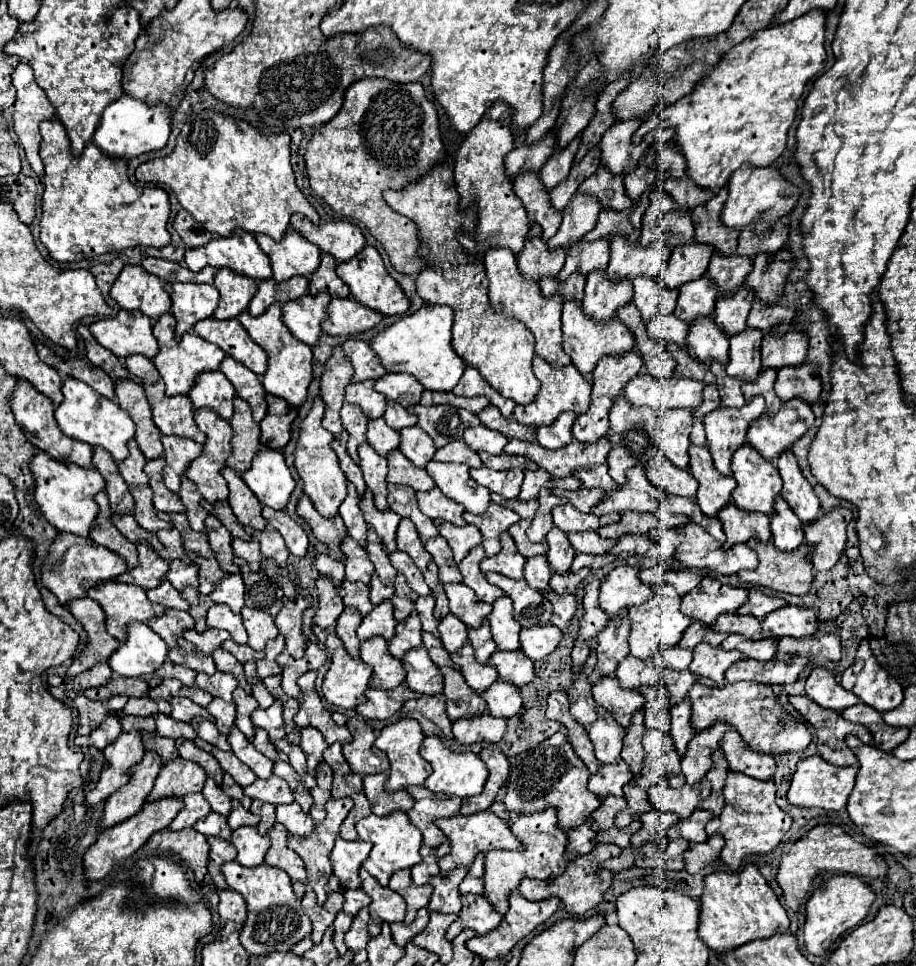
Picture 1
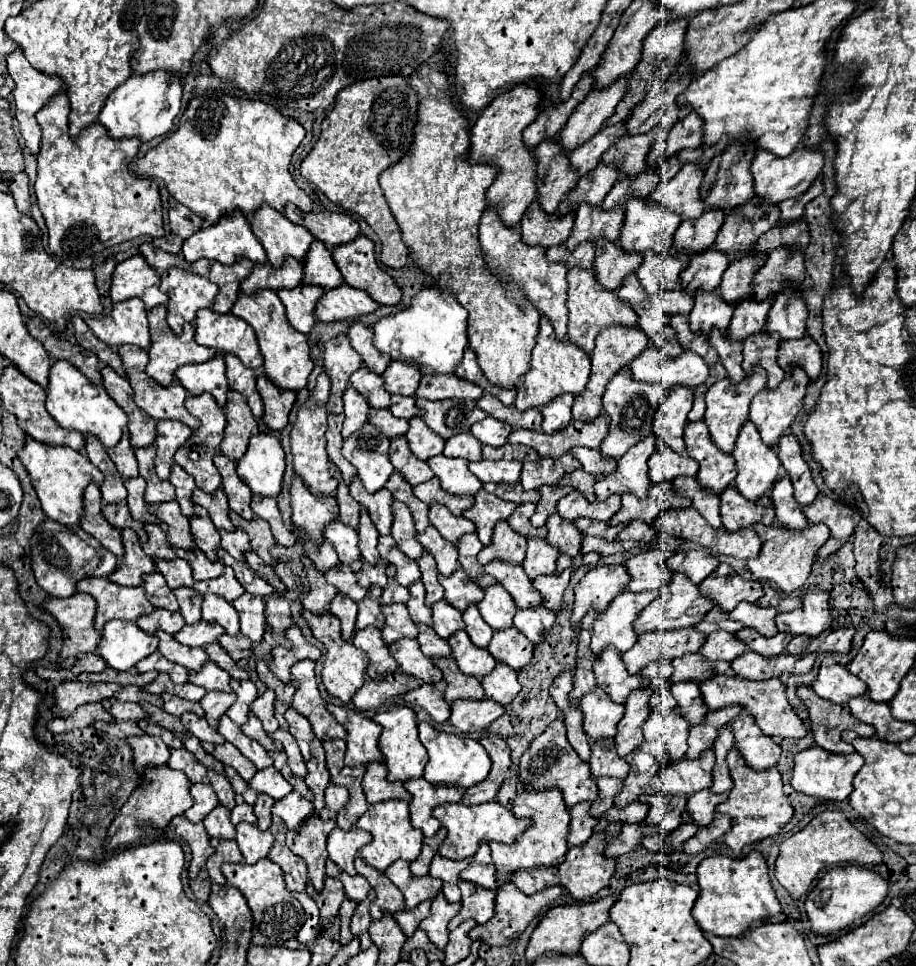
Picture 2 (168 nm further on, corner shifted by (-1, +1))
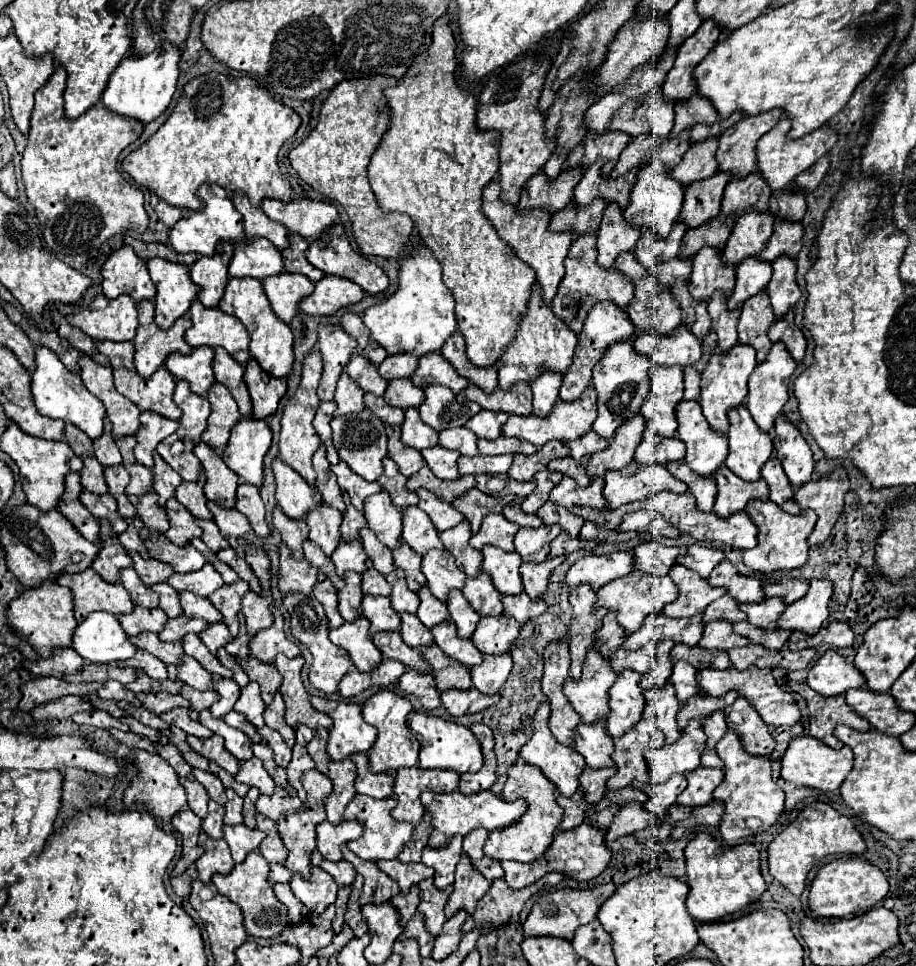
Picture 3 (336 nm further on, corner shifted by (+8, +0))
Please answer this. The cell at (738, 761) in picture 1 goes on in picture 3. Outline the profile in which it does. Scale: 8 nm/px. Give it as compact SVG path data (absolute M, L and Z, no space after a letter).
M738 698L732 706L724 708L726 724L734 730L748 754L754 756L770 756L776 742L770 734L770 728L762 722L760 714L752 708L746 698Z

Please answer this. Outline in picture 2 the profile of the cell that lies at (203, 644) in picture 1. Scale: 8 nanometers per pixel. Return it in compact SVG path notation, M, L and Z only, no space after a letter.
M197 621L193 625L185 625L179 633L175 633L173 637L183 643L183 645L189 645L189 647L203 647L211 641L217 641L219 635L223 635L225 629L217 623L207 623L207 621Z

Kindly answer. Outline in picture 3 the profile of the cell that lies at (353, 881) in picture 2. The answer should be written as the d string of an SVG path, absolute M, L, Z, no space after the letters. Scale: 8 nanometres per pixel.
M322 860L322 862L320 862L320 868L326 870L326 872L336 880L336 884L338 884L340 888L342 888L342 886L352 886L352 884L354 884L356 872L354 872L352 864L346 862L346 860L340 860L340 862Z

